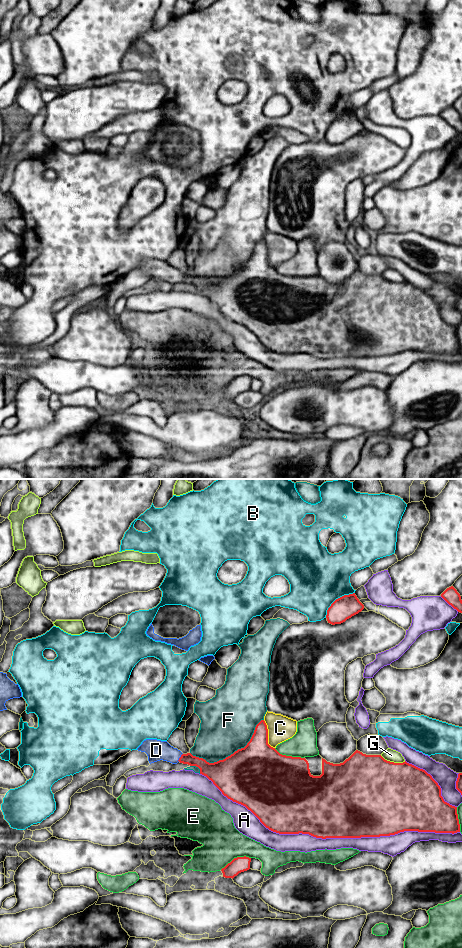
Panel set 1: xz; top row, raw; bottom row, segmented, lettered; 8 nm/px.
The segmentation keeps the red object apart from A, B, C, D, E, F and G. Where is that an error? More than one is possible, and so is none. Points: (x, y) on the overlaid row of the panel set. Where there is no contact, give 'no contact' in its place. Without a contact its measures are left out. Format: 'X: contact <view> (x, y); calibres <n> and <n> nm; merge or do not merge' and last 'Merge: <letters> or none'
A: contact xz (329, 837); calibres 500 and 140 nm; do not merge
B: contact xz (336, 599); calibres 190 and 460 nm; do not merge
C: contact xz (267, 735); calibres 360 and 200 nm; do not merge
D: contact xz (180, 757); calibres 120 and 170 nm; merge
E: contact xz (235, 858); calibres 130 and 320 nm; do not merge
F: contact xz (231, 754); calibres 500 and 440 nm; do not merge
G: contact xz (393, 762); calibres 500 and 100 nm; do not merge
Merge: D

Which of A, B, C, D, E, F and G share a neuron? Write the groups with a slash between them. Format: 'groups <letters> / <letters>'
groups A / B / C / D / E / F / G

